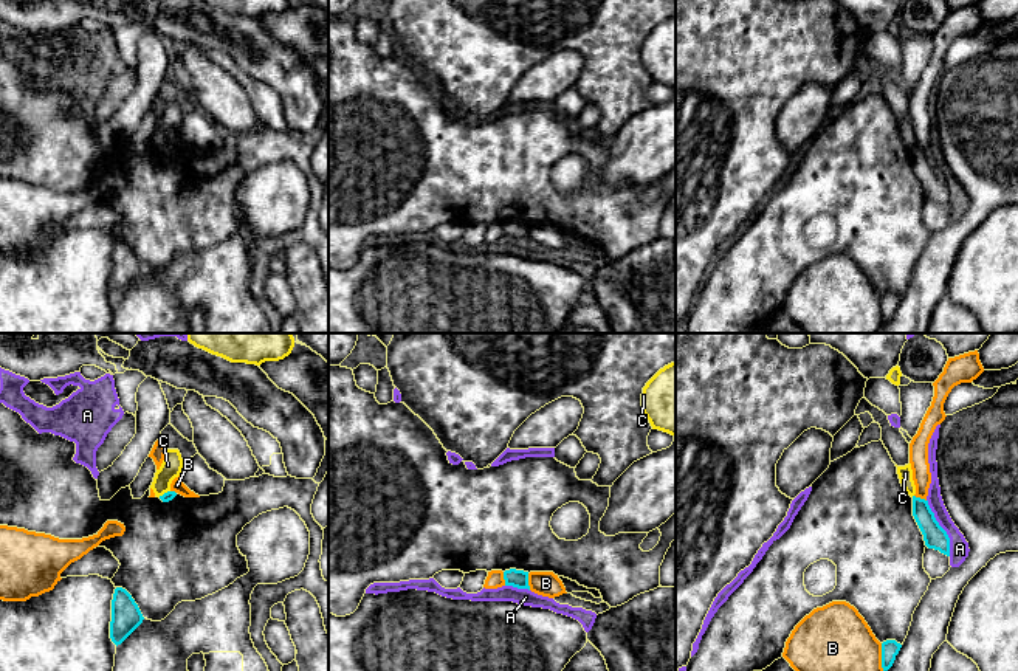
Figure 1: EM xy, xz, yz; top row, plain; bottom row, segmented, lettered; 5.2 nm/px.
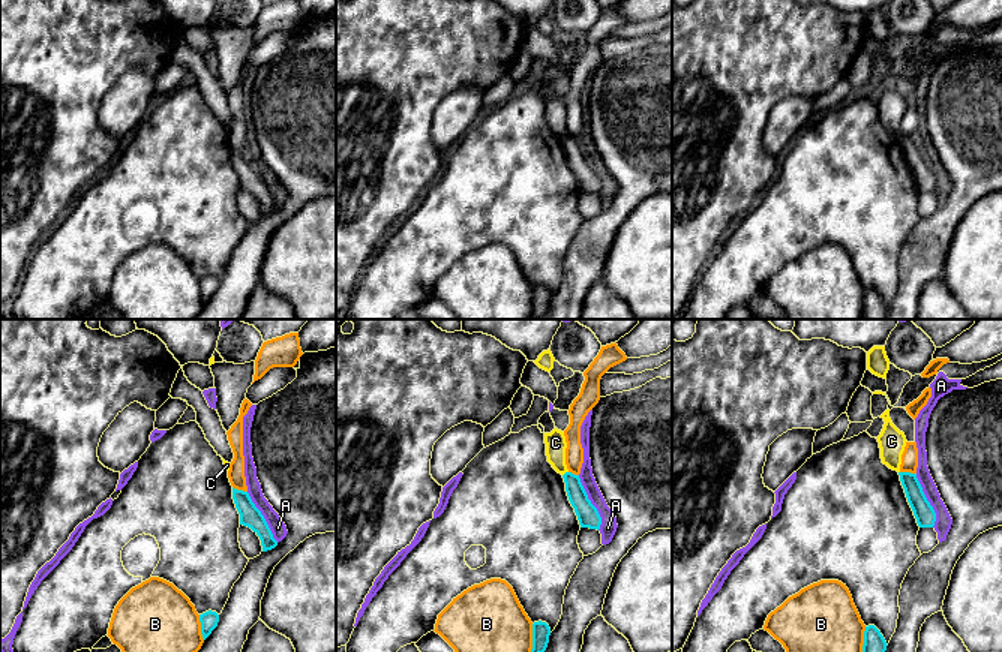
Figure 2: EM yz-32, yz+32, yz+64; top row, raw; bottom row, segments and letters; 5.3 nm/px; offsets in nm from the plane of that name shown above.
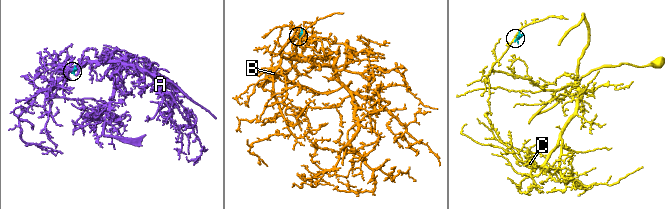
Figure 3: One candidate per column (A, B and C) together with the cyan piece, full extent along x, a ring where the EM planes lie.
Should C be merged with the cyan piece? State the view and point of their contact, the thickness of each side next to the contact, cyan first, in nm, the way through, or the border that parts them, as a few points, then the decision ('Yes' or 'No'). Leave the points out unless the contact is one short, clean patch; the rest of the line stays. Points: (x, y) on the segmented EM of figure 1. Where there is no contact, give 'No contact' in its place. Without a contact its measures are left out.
Touches cyan at xy (165, 493). Thickness 50 nm (cyan) against 110 nm. Boundary: xy (169, 490), (158, 496). No

